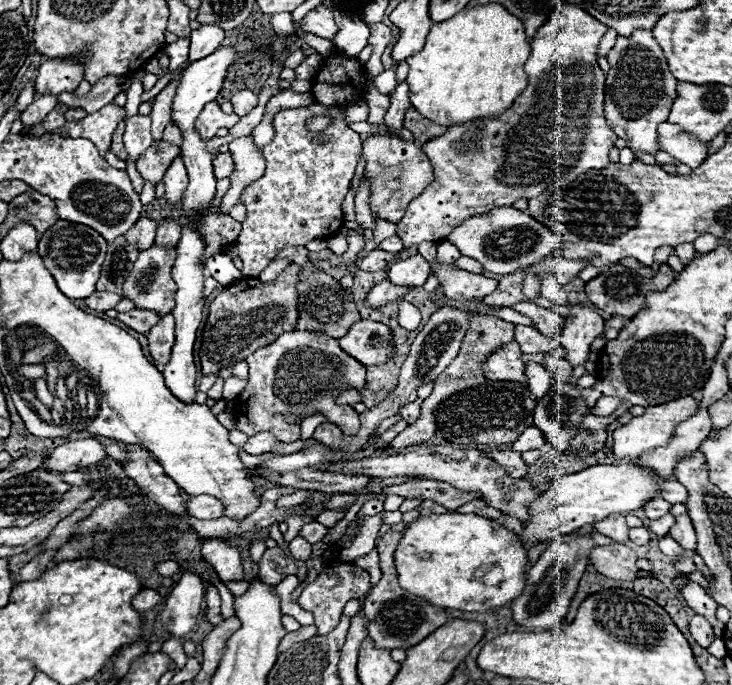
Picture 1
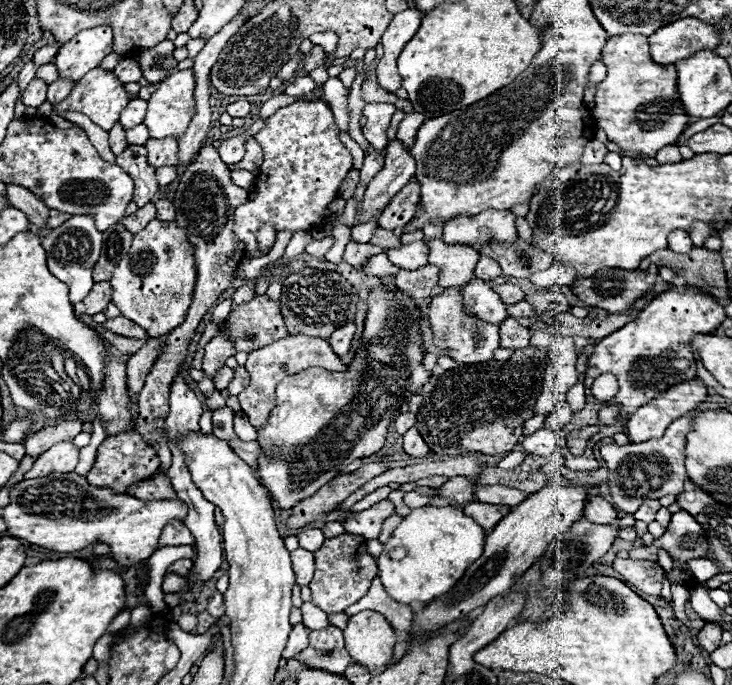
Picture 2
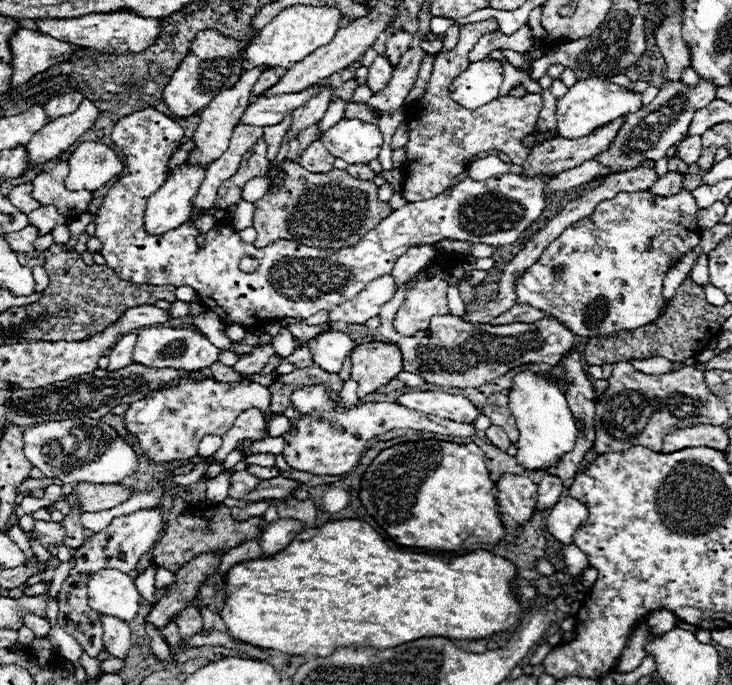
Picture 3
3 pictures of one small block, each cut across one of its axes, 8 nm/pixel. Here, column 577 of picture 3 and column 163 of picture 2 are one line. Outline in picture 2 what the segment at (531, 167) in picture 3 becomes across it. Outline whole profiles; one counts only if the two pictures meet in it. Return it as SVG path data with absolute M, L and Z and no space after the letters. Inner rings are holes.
M148 140L144 146L148 150L148 164L152 164L154 168L176 166L176 140Z

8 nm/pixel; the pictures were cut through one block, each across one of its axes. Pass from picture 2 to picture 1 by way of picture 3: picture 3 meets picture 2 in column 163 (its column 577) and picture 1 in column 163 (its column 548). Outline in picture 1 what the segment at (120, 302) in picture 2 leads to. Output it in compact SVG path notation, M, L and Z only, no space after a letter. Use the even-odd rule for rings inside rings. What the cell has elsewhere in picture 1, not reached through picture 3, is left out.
M154 244L152 248L140 250L140 256L130 272L130 276L124 282L122 288L122 298L128 298L136 304L140 310L150 310L150 312L160 312L160 314L170 314L172 308L176 306L176 282L172 280L172 268L176 262L176 246L158 246Z

